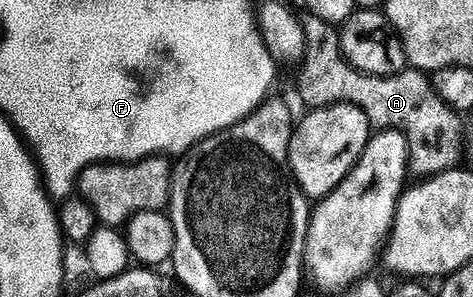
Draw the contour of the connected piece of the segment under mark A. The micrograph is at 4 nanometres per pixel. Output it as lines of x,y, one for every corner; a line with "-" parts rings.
312,20
305,27
303,68
306,95
320,95
319,103
324,106
353,104
361,108
373,129
392,129
402,135
412,132
412,140
420,140
420,136
428,136
428,132
436,128
436,124
428,124
428,120
448,120
440,95
425,73
405,70
399,76
368,76
359,72
340,55
337,29
320,20

